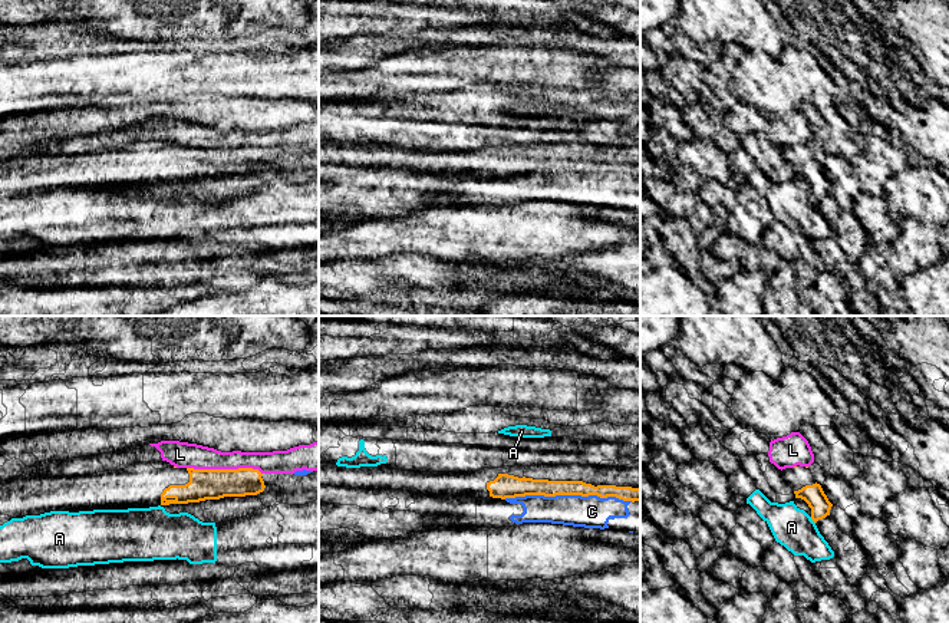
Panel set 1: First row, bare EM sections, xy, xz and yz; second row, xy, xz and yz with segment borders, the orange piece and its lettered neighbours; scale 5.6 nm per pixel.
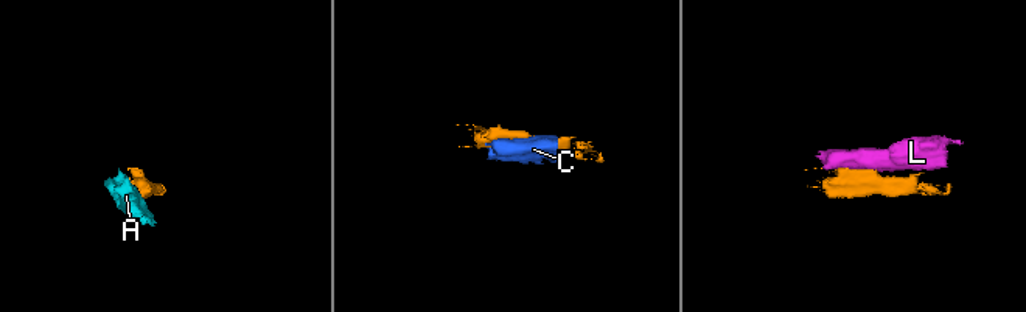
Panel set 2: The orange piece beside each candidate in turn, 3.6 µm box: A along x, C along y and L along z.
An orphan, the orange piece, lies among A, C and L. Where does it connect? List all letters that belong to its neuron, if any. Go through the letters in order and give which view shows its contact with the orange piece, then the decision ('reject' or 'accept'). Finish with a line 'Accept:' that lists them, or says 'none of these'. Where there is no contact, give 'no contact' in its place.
A: contact in yz; reject
C: contact in xz; reject
L: contact in xy; reject
Accept: none of these

